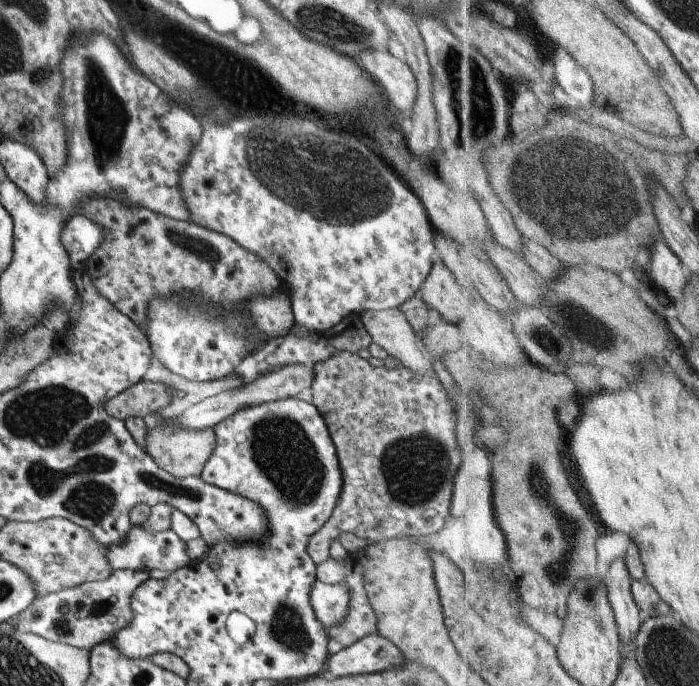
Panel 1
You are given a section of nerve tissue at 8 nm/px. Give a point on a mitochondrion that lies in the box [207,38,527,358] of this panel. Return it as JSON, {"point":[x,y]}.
{"point":[330,181]}

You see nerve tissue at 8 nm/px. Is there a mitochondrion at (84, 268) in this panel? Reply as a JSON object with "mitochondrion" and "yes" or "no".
{"mitochondrion":"no"}

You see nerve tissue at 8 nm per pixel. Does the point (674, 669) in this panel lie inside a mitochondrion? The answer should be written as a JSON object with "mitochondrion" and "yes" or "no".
{"mitochondrion":"yes"}

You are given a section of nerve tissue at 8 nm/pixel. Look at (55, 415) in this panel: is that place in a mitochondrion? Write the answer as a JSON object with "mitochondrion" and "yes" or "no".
{"mitochondrion":"yes"}

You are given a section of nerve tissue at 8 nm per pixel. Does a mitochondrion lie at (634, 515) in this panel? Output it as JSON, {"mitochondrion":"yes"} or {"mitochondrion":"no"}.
{"mitochondrion":"no"}

